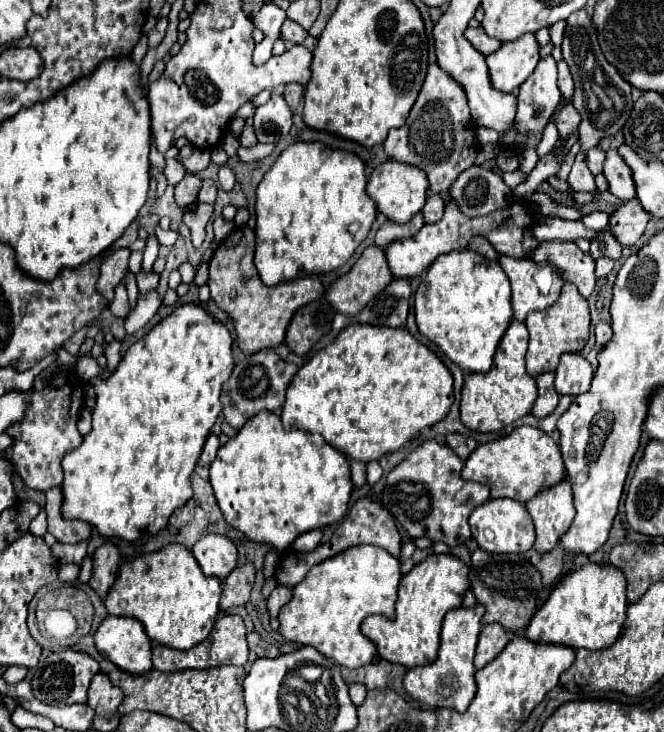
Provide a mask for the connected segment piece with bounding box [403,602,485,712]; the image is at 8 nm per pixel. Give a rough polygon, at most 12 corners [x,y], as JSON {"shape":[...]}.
{"shape":[[485,606],[443,620],[439,656],[407,670],[405,690],[429,708],[465,712]]}

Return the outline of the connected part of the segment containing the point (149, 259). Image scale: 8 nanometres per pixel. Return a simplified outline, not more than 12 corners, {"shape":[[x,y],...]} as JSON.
{"shape":[[155,234],[147,236],[143,250],[143,270],[149,272],[159,256]]}

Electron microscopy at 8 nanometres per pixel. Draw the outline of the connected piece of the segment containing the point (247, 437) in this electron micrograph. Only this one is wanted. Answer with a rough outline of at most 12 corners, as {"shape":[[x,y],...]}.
{"shape":[[253,416],[209,482],[225,520],[287,548],[339,522],[345,454]]}

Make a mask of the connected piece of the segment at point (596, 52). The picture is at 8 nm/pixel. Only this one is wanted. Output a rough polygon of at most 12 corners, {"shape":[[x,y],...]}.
{"shape":[[585,10],[567,18],[581,152],[567,192],[593,192],[585,150],[627,122],[631,84],[611,66]]}

